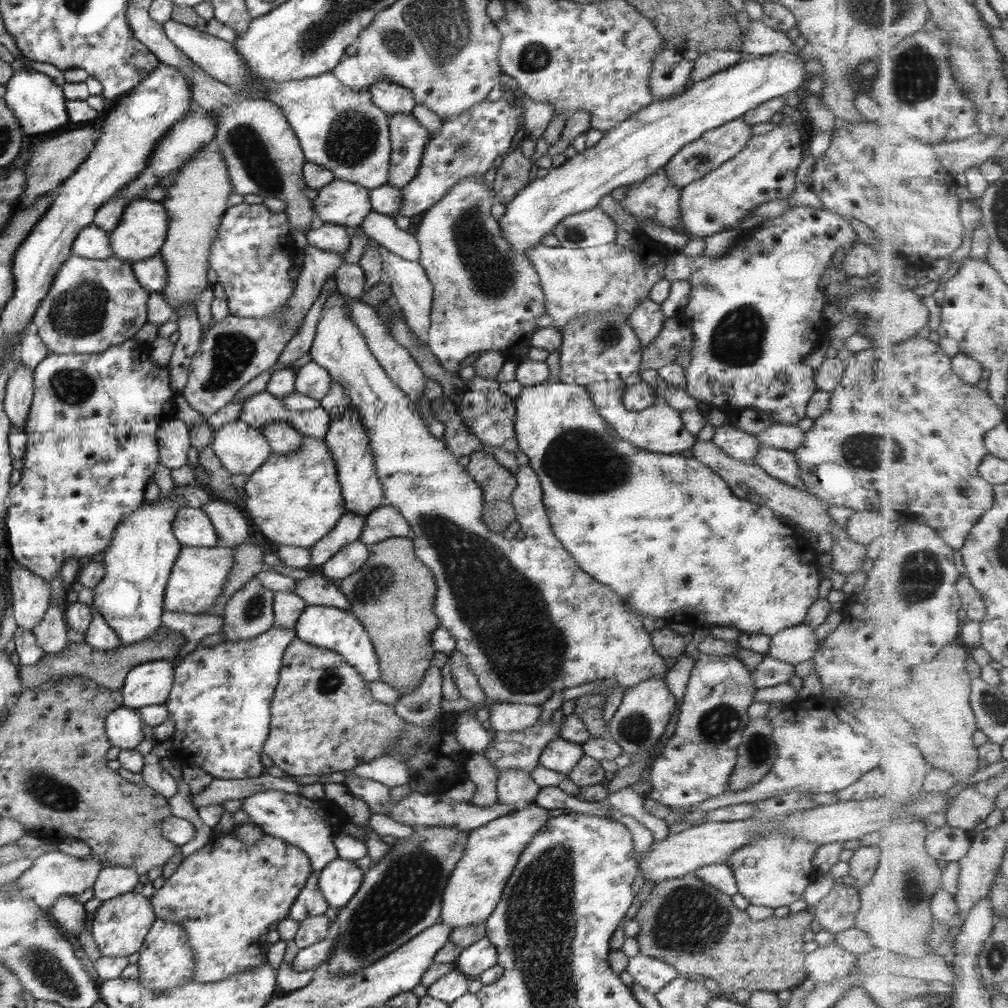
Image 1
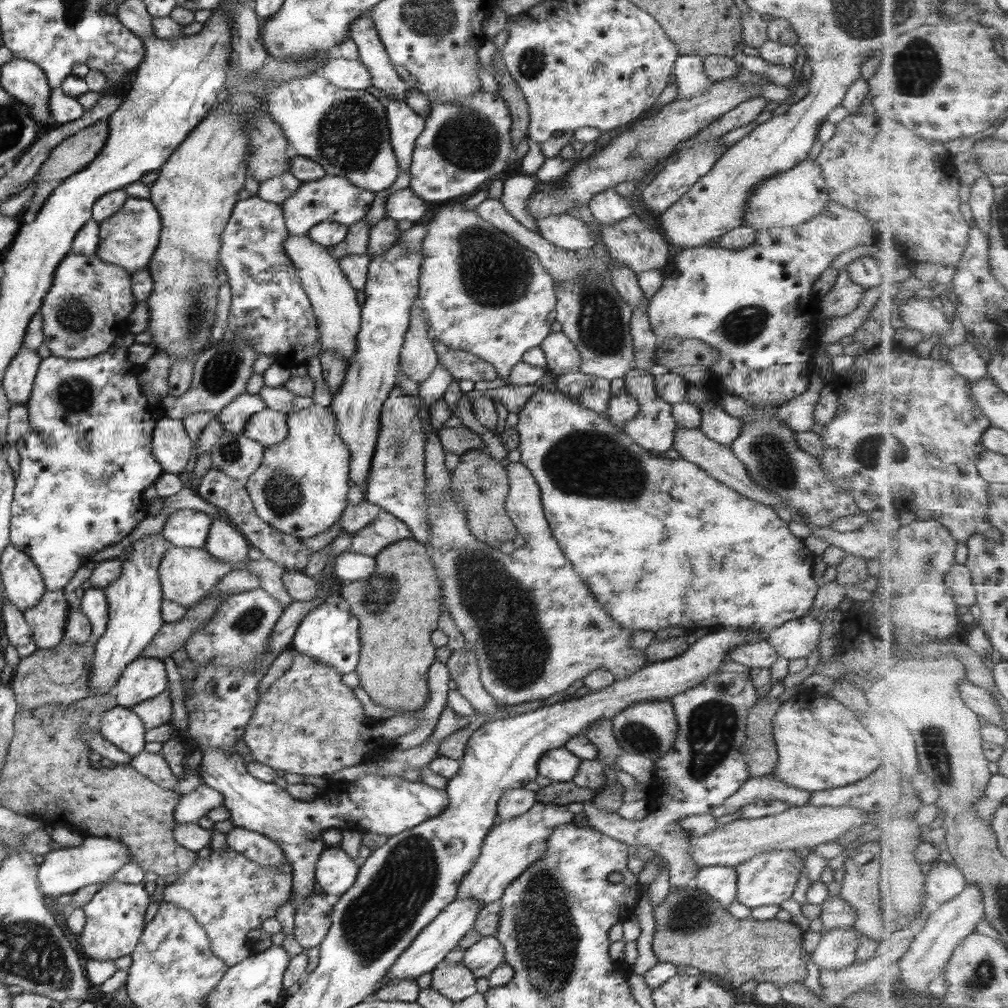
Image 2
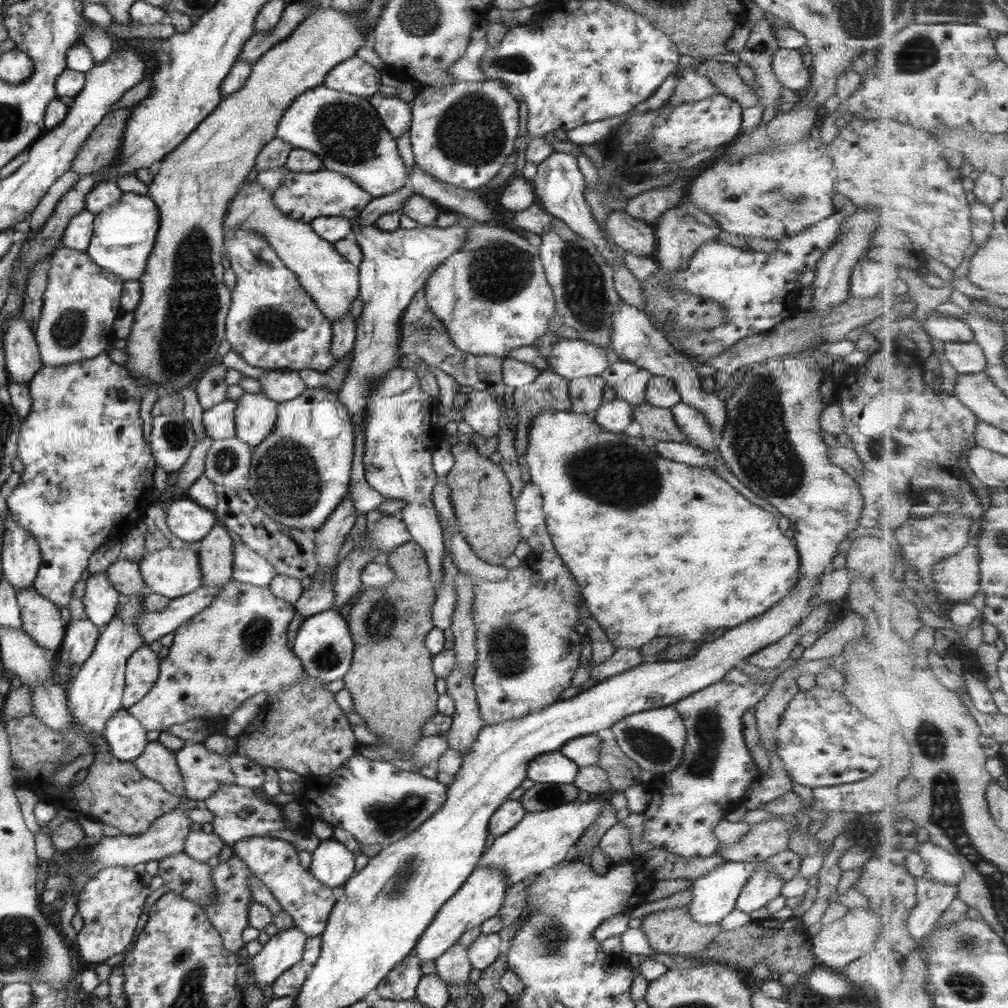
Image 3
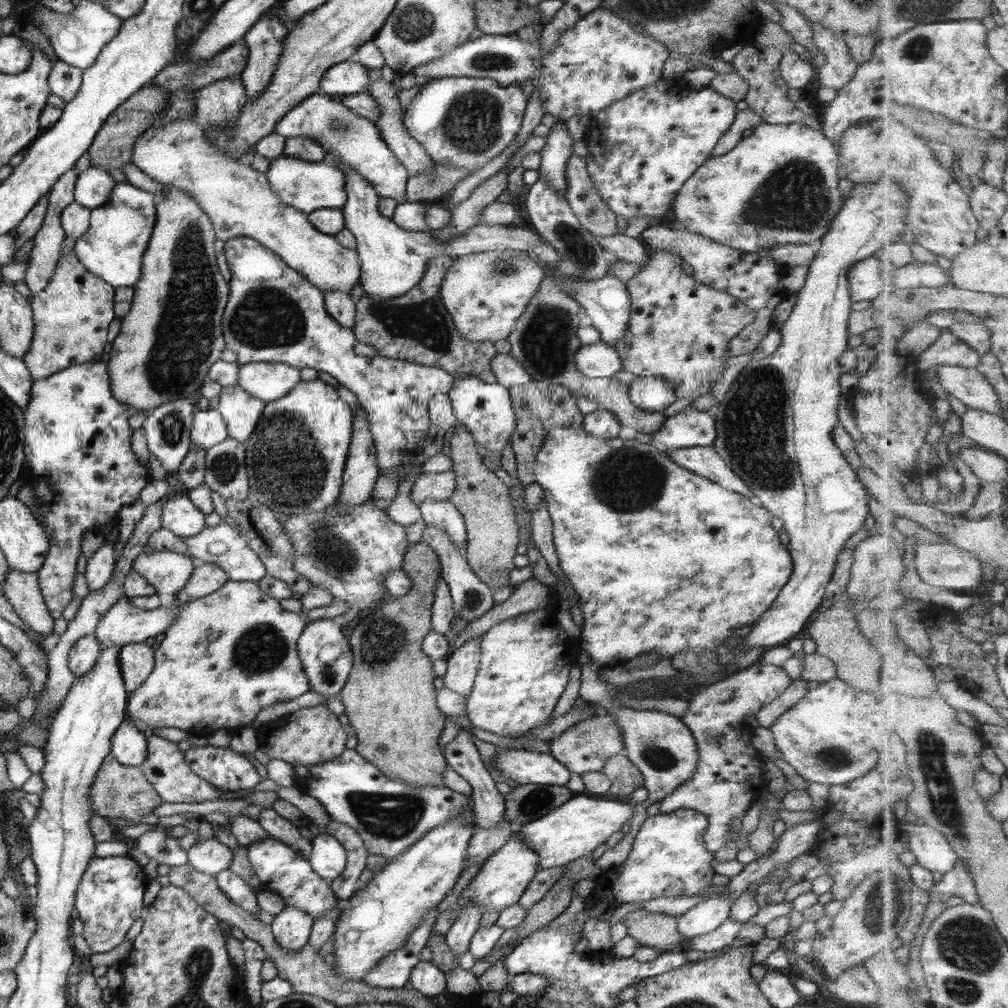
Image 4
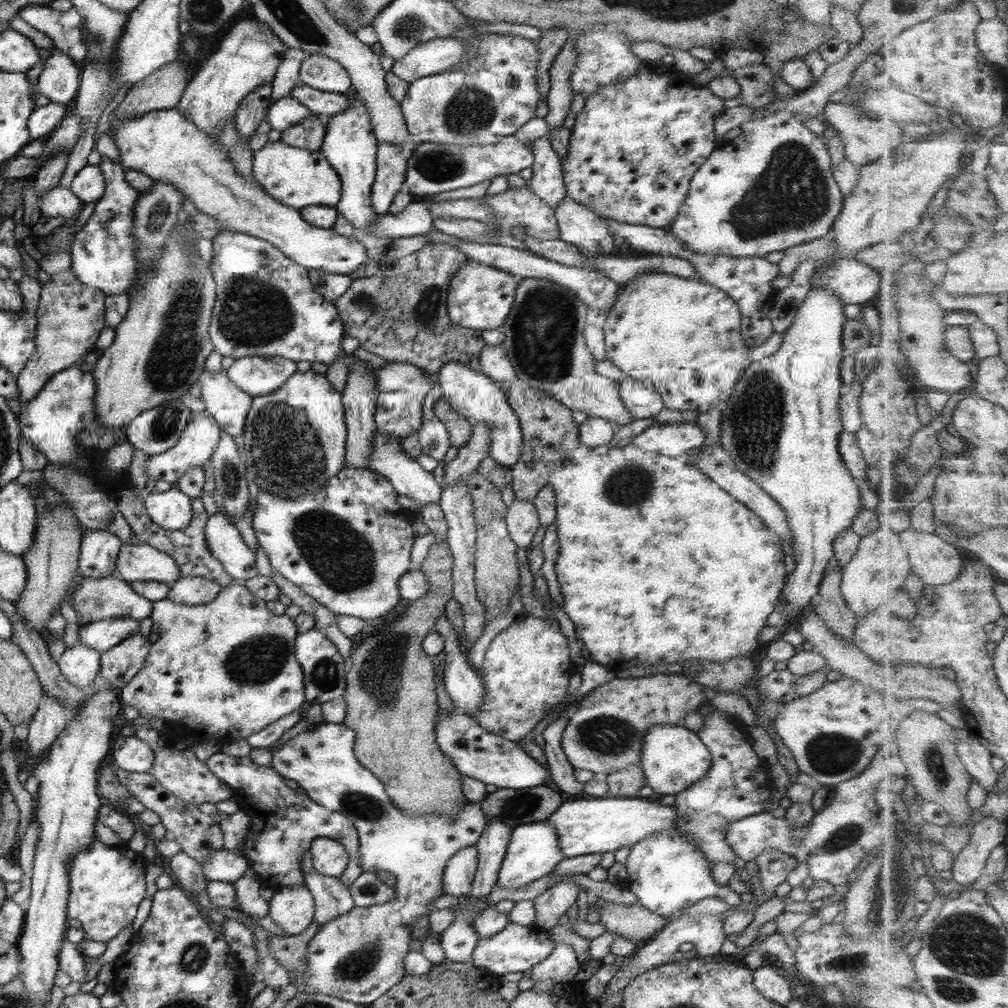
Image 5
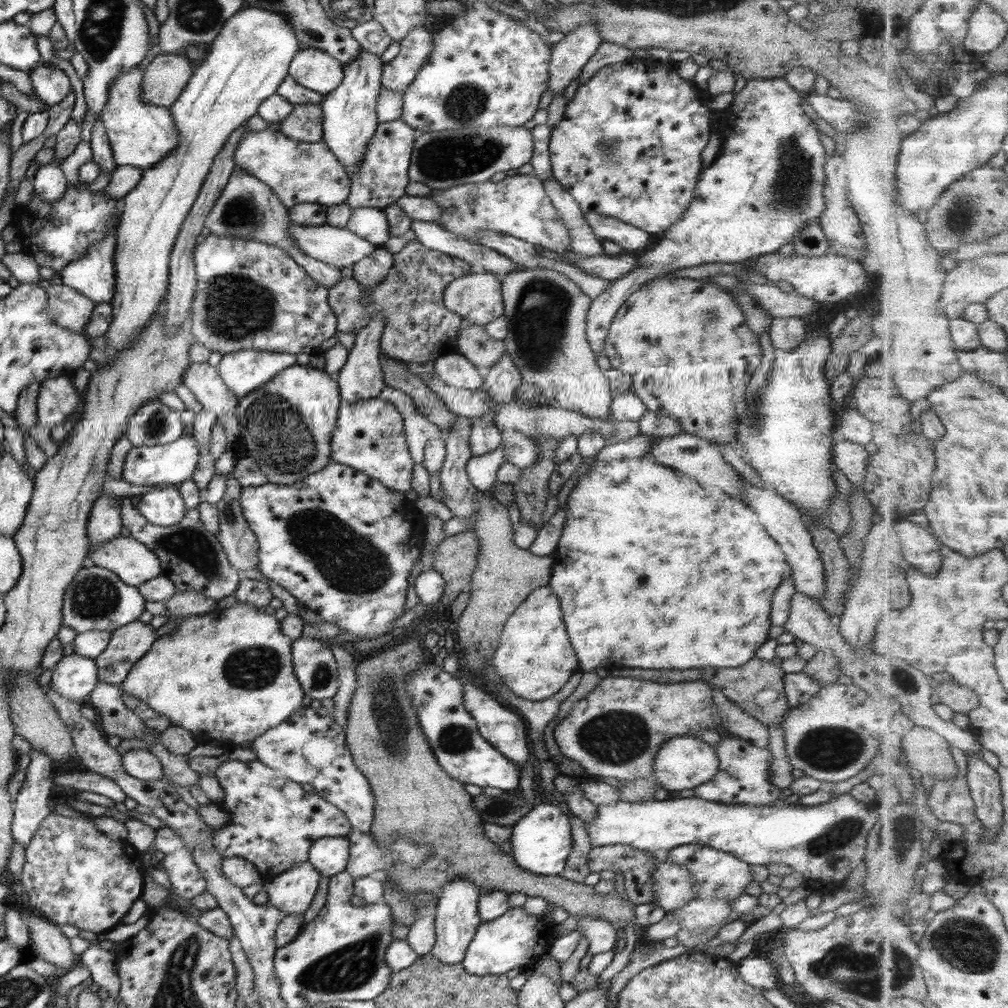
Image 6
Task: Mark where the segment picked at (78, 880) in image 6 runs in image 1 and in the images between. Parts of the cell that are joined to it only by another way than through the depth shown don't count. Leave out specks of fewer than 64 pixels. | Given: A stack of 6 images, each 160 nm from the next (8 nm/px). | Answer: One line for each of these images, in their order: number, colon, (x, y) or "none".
1: (119, 924)
2: (114, 914)
3: (109, 903)
4: (108, 898)
5: (106, 883)

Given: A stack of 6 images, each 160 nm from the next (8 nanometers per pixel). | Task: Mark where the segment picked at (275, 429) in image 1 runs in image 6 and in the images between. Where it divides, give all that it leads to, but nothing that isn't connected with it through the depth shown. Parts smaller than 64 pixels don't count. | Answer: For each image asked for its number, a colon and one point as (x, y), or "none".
2: (266, 427)
3: (253, 415)
4: (239, 411)
5: (224, 403)
6: (202, 380)

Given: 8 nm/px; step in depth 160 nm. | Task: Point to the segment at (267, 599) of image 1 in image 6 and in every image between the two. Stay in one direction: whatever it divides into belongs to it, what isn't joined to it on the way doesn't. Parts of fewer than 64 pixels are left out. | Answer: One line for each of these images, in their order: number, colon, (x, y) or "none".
2: (239, 631)
3: (236, 647)
4: (227, 655)
5: (220, 671)
6: (227, 675)

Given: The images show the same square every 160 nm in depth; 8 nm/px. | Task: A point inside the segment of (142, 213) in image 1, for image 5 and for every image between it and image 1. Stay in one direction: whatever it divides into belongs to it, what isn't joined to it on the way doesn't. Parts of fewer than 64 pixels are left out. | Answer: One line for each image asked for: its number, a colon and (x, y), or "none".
2: (127, 238)
3: (123, 234)
4: (111, 249)
5: (102, 255)

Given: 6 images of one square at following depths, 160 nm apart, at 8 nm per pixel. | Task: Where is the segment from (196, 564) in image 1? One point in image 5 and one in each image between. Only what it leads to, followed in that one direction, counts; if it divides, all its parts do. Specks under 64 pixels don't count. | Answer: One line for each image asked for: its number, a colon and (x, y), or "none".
2: (185, 574)
3: (171, 573)
4: (165, 571)
5: (134, 562)

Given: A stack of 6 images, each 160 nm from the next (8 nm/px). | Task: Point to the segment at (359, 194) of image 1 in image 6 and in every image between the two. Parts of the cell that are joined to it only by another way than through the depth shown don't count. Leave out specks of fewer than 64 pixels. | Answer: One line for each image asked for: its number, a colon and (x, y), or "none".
2: (331, 198)
3: (302, 196)
4: (305, 186)
5: (296, 177)
6: (297, 172)

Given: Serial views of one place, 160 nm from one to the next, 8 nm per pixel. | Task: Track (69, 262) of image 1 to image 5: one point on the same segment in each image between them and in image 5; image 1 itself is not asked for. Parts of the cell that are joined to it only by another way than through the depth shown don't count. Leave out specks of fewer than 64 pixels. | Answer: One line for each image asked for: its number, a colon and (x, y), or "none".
2: (88, 304)
3: (81, 301)
4: (70, 317)
5: (70, 315)

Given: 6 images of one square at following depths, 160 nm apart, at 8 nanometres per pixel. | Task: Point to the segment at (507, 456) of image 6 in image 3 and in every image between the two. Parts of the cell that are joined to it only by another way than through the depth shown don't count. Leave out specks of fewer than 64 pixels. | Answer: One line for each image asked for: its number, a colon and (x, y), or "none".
3: (481, 412)
4: (485, 410)
5: (470, 393)

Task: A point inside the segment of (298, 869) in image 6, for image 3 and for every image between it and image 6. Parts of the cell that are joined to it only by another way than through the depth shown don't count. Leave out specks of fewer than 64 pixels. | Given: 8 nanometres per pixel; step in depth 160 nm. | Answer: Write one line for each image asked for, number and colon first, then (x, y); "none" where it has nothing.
3: (283, 949)
4: (290, 928)
5: (291, 907)

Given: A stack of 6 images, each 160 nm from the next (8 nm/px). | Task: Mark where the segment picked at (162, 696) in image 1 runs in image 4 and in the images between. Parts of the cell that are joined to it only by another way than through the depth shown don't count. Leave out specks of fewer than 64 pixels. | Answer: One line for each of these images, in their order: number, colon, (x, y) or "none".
2: (143, 678)
3: (141, 669)
4: (135, 660)

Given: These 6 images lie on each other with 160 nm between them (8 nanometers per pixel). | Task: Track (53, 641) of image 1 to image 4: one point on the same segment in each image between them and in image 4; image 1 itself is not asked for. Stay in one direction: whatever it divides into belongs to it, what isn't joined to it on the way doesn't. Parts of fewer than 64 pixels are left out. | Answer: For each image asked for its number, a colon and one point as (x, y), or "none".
2: (46, 618)
3: (40, 619)
4: (21, 590)

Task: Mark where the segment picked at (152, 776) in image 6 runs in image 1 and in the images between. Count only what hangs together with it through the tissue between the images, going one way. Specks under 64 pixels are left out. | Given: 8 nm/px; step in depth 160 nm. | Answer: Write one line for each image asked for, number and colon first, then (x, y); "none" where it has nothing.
1: (123, 727)
2: (120, 726)
3: (125, 737)
4: (128, 745)
5: (129, 754)

